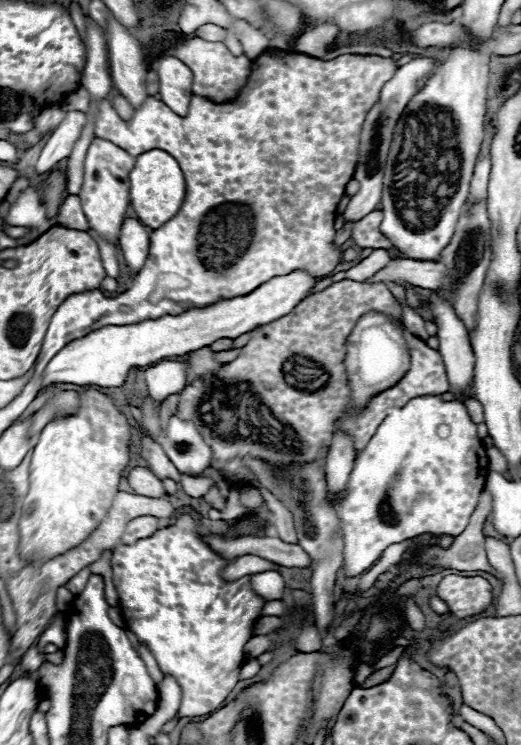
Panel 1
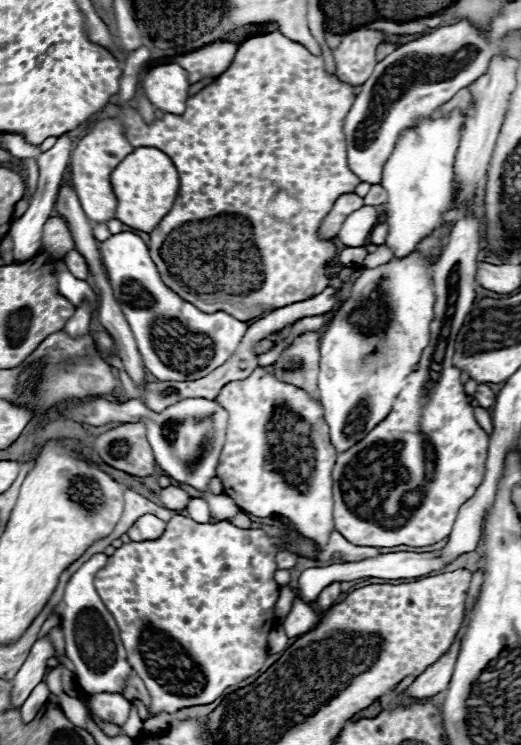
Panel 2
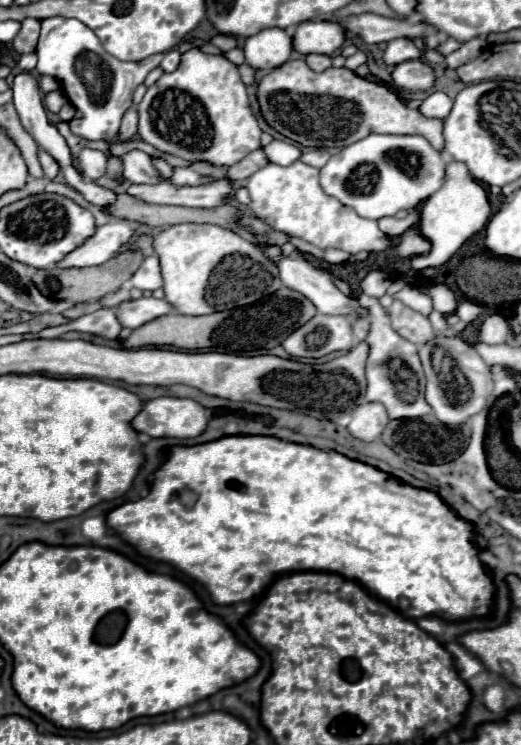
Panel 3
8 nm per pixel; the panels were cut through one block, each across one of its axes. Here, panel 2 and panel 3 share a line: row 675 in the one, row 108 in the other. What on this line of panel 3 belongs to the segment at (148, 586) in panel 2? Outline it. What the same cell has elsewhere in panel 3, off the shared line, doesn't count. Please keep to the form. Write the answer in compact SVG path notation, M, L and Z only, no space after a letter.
M192 46L190 50L186 50L186 52L180 56L180 66L178 66L174 72L164 72L164 74L160 76L160 80L158 80L154 86L150 86L150 88L146 90L142 102L138 104L138 136L140 136L144 142L148 142L150 146L154 146L156 150L164 152L164 154L172 154L172 156L178 156L178 158L188 160L188 162L208 162L208 164L214 164L214 166L218 166L218 168L230 168L230 166L238 164L242 158L246 158L250 152L254 152L254 150L260 148L262 130L260 130L258 120L256 120L256 116L254 116L254 112L252 112L252 104L250 104L246 86L244 86L244 82L240 80L238 68L236 68L230 60L226 60L224 56L212 56L212 54L202 52L198 46Z

